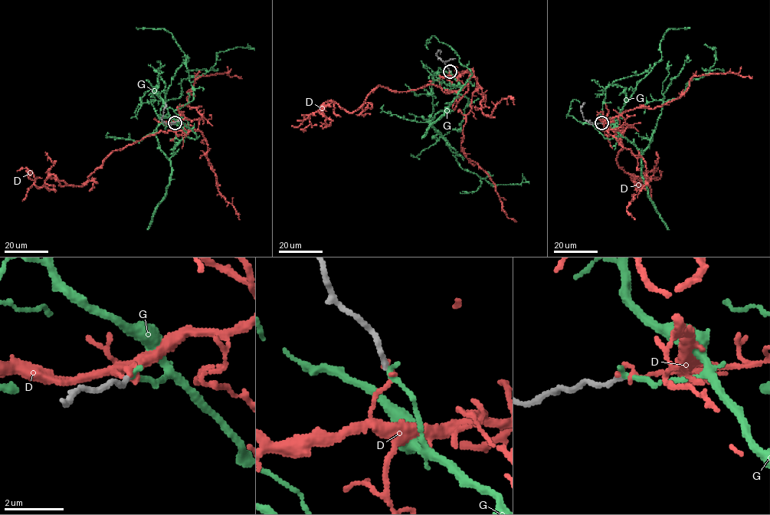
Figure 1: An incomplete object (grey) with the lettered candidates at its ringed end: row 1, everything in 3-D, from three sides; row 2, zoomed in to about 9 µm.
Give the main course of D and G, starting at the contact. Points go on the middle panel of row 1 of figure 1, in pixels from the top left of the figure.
D: (450, 70), (473, 73), (462, 90), (444, 92), (378, 86), (351, 113), (330, 100), (291, 126)
G: (450, 71), (460, 90), (430, 123), (455, 150), (459, 165), (490, 185), (519, 184), (522, 174)

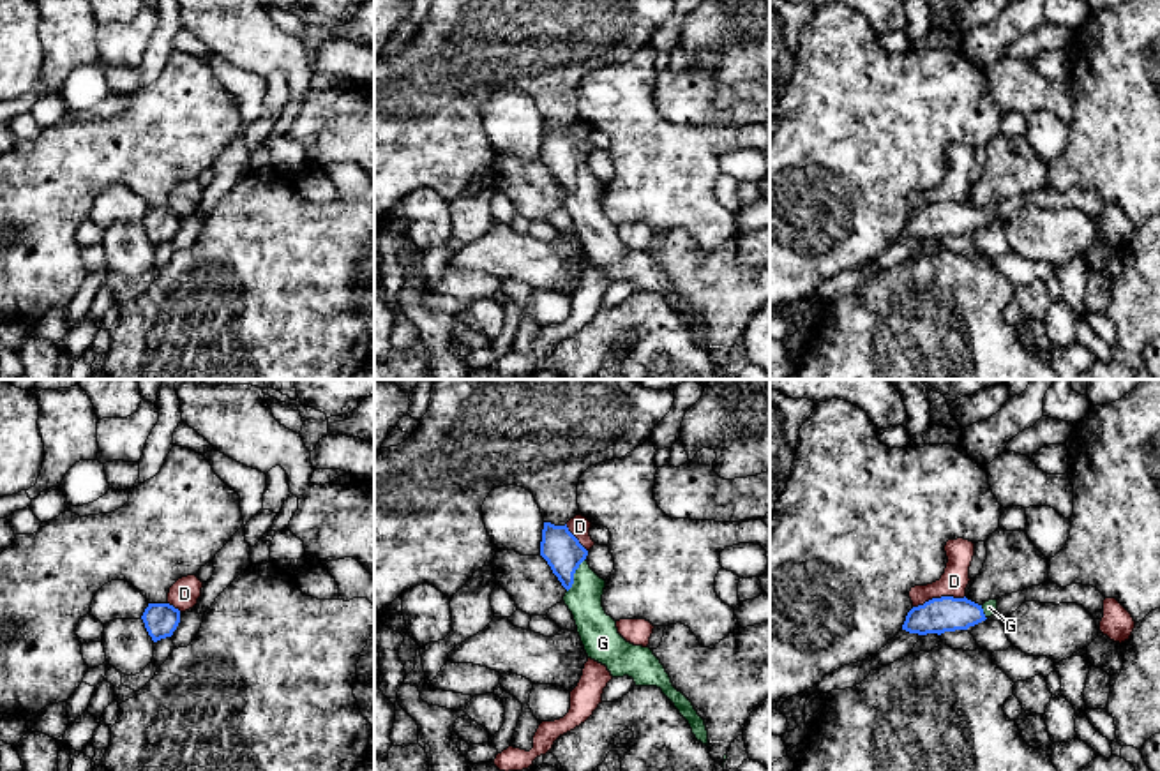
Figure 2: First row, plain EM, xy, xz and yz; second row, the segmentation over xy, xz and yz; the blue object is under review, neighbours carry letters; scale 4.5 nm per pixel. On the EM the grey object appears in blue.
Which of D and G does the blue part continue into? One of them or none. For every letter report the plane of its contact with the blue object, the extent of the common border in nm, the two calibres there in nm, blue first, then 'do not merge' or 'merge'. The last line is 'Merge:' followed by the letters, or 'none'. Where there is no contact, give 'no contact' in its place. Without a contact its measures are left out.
D: yz | 240 nm | 160/120 nm | do not merge
G: xz | 180 nm | 170/160 nm | merge
Merge: G

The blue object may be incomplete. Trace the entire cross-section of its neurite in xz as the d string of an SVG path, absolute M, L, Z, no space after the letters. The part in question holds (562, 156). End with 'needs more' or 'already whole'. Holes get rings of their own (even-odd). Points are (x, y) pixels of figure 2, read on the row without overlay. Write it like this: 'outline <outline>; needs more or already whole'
outline M544 127L540 161L567 194L563 206L574 221L588 263L607 272L613 282L629 281L636 291L657 291L689 326L697 346L708 351L704 325L692 307L678 296L660 265L650 252L627 247L616 226L606 219L602 199L606 185L588 169L588 155L565 131Z; needs more

